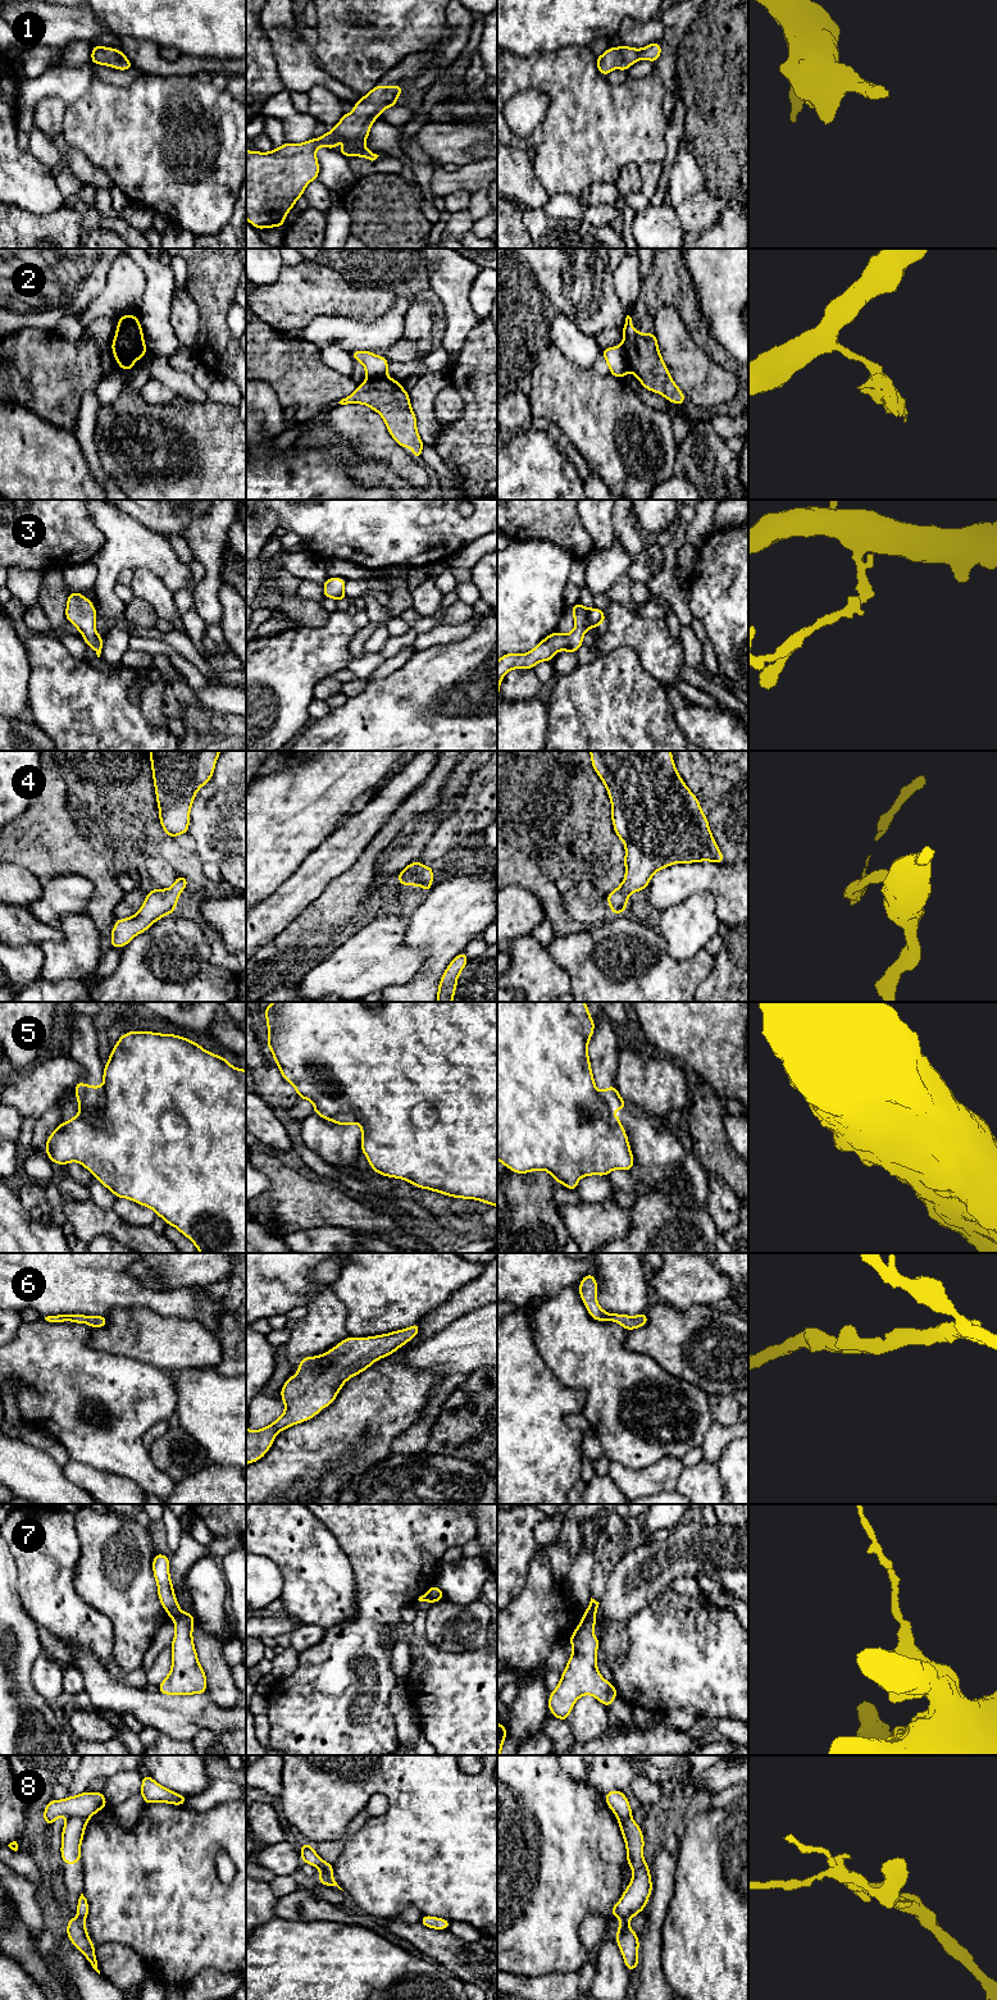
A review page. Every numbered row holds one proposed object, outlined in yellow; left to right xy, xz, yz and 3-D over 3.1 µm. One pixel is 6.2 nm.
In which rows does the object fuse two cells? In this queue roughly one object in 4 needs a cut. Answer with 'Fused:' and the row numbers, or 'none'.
Fused: 2, 5, 7

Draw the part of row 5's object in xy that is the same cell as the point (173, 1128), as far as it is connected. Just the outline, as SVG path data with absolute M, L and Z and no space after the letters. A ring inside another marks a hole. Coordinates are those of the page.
M128 1031L118 1039L104 1067L104 1089L106 1101L101 1110L79 1110L77 1116L67 1122L59 1124L55 1133L50 1131L49 1139L45 1144L45 1152L47 1153L50 1161L63 1166L67 1166L72 1161L81 1163L92 1172L96 1180L114 1193L117 1198L127 1198L155 1211L156 1215L167 1222L167 1225L174 1226L178 1231L187 1236L196 1245L196 1249L200 1253L246 1253L246 1070L233 1067L227 1058L205 1051L200 1044L186 1039L185 1037L152 1031Z

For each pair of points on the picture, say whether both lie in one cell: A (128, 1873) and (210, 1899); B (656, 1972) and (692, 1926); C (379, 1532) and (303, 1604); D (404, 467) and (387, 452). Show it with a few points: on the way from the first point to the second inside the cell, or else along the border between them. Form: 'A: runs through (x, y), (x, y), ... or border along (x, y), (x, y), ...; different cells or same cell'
A: runs through (149, 1886), (154, 1887), (165, 1899), (190, 1899); same cell
B: border along (661, 1936), (661, 1968), (670, 1986); different cells
C: border along (332, 1535), (350, 1563), (356, 1590); different cells
D: runs through (400, 463), (391, 454); same cell

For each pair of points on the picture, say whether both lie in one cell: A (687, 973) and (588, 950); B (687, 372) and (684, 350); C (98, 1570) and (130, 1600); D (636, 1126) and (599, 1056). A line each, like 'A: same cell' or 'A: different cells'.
A: same cell
B: same cell
C: same cell
D: same cell

